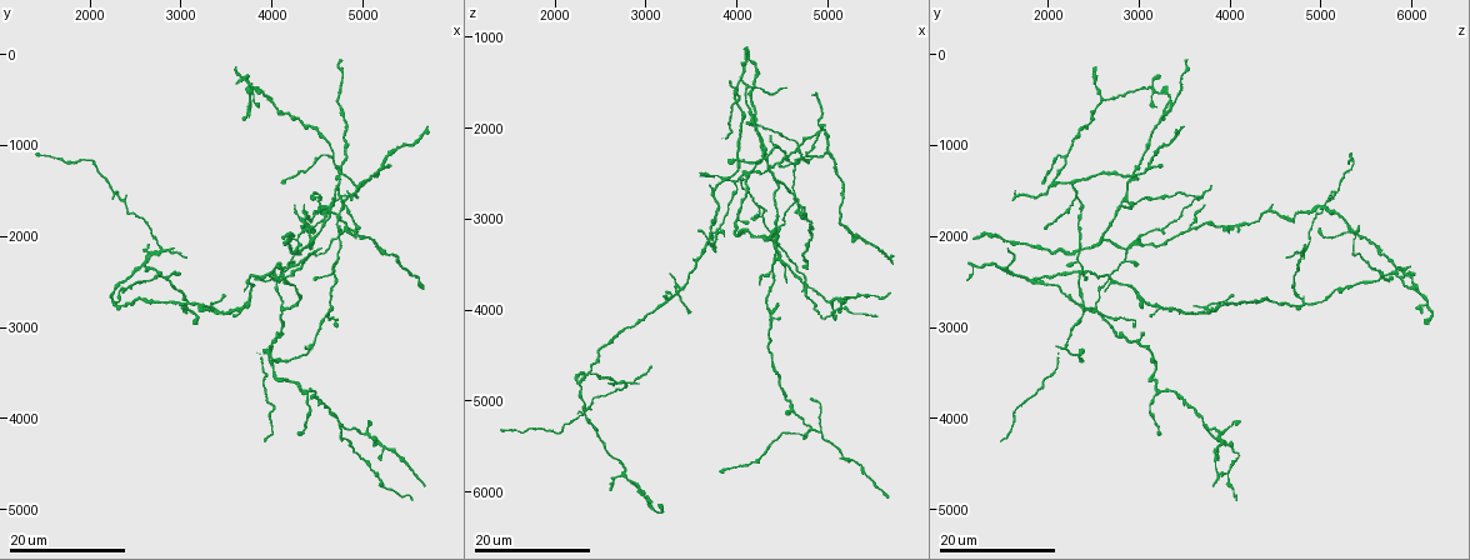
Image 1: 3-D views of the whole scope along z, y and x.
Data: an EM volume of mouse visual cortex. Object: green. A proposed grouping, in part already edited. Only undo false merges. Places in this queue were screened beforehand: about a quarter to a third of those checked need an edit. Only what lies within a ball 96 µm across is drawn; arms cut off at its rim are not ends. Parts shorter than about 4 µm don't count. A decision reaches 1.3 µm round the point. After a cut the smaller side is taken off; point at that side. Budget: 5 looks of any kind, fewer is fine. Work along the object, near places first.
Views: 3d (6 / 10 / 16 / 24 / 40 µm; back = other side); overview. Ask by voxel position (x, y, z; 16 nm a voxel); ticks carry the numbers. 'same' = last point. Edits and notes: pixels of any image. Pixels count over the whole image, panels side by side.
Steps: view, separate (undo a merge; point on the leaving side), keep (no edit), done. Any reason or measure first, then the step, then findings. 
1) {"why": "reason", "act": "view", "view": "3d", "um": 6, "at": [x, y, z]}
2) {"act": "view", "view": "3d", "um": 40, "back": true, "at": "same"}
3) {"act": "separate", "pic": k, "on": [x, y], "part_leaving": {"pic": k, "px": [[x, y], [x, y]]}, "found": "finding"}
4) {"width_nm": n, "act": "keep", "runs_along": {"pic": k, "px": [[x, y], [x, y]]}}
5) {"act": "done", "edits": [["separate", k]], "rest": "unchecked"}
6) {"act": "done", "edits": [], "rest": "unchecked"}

{"why": "looks like a crossing", "act": "view", "view": "3d", "um": 16, "at": [3400, 2800, 3800]}

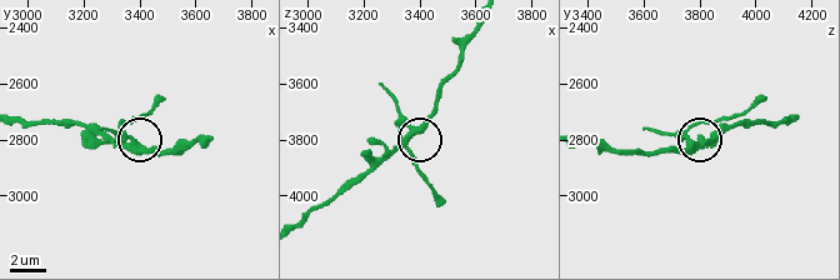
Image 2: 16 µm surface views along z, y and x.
{"act": "view", "view": "3d", "um": 6, "at": [3380, 2810, 3770]}

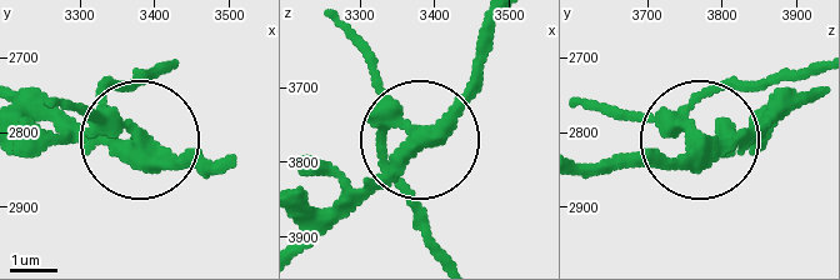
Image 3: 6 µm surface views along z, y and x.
{"act": "keep", "runs_along": {"pic": 3, "px": [[581, 164], [678, 159], [741, 135], [780, 95]]}, "found": "one neuron here"}

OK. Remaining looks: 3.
{"why": "two arms in line, one across", "act": "view", "view": "3d", "um": 16, "at": [2250, 2750, 4800]}

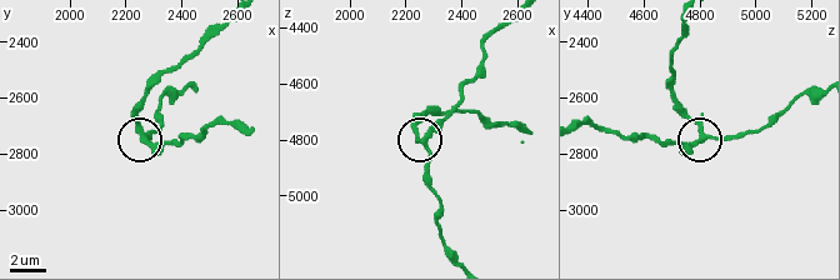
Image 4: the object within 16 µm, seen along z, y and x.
{"act": "view", "view": "3d", "um": 10, "at": [2260, 2710, 4810]}

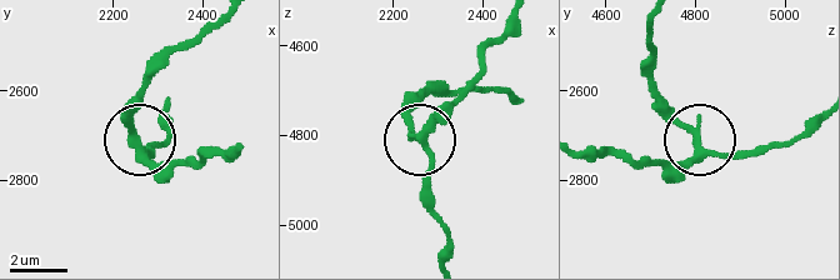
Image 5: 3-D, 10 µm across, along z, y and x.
{"width_nm": 240, "act": "keep", "runs_along": {"pic": 5, "px": [[509, 25], [423, 133], [433, 161], [433, 203]]}, "found": "continuous, no second neuron"}

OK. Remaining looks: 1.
{"act": "done", "edits": [], "rest": "unchecked"}

